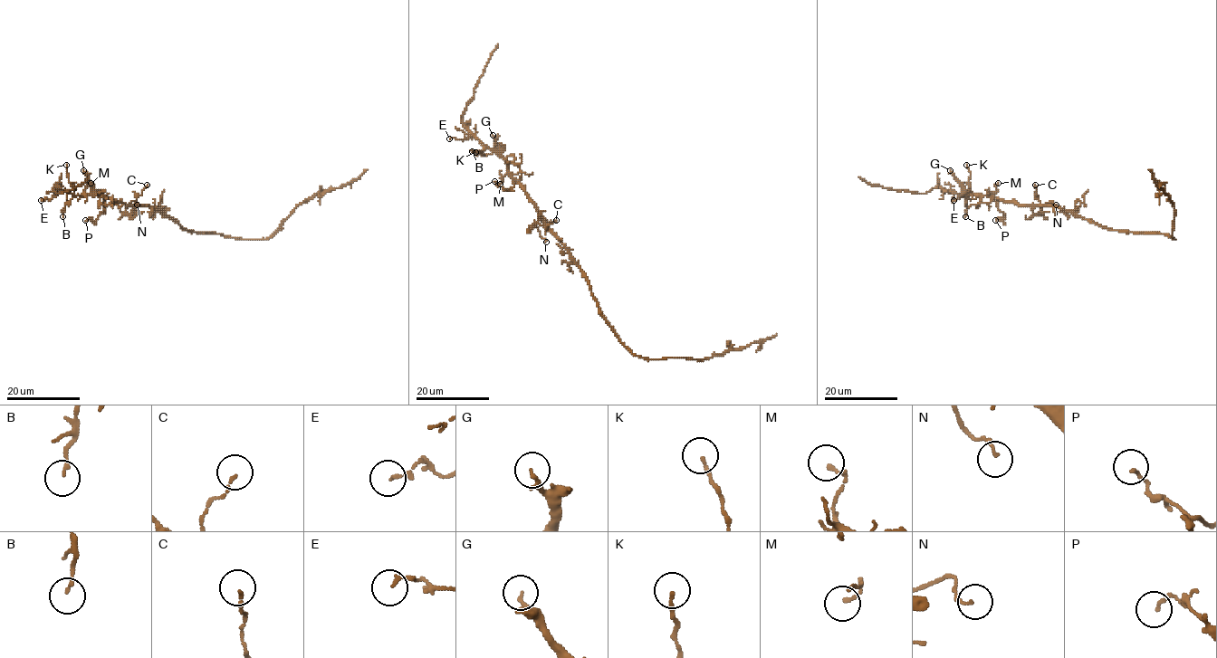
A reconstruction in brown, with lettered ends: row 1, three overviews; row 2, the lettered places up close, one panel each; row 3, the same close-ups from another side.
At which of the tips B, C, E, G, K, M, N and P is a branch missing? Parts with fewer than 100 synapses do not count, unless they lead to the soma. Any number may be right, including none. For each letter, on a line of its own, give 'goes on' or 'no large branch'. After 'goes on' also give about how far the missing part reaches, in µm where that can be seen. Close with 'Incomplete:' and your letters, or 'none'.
B: no large branch
C: no large branch
E: no large branch
G: no large branch
K: no large branch
M: no large branch
N: no large branch
P: no large branch
Incomplete: none

